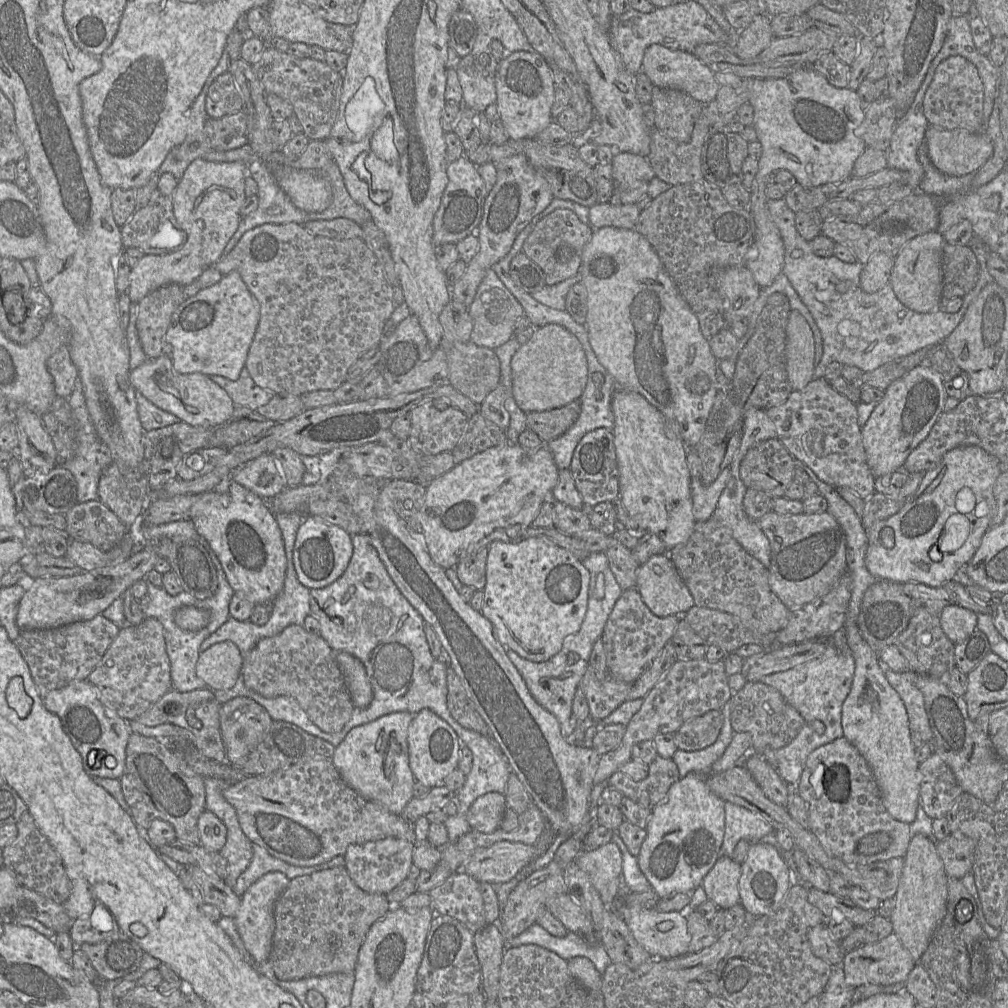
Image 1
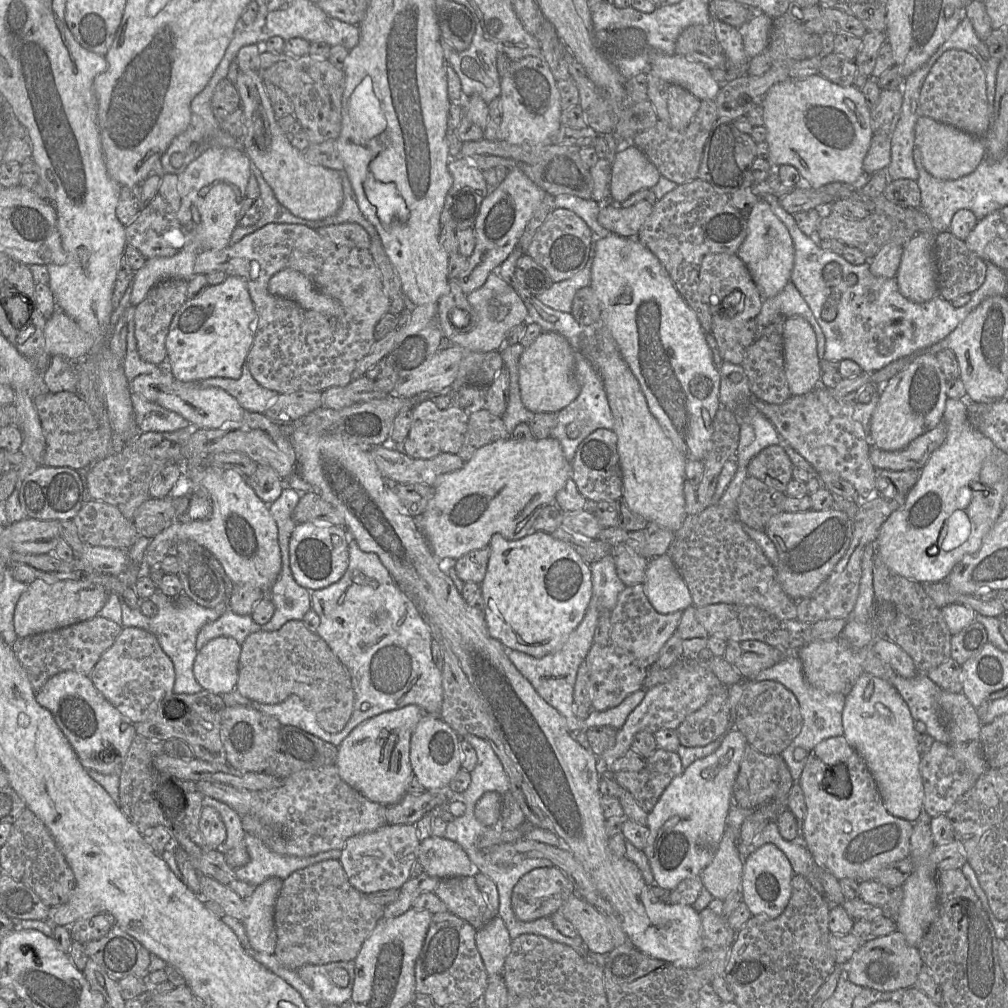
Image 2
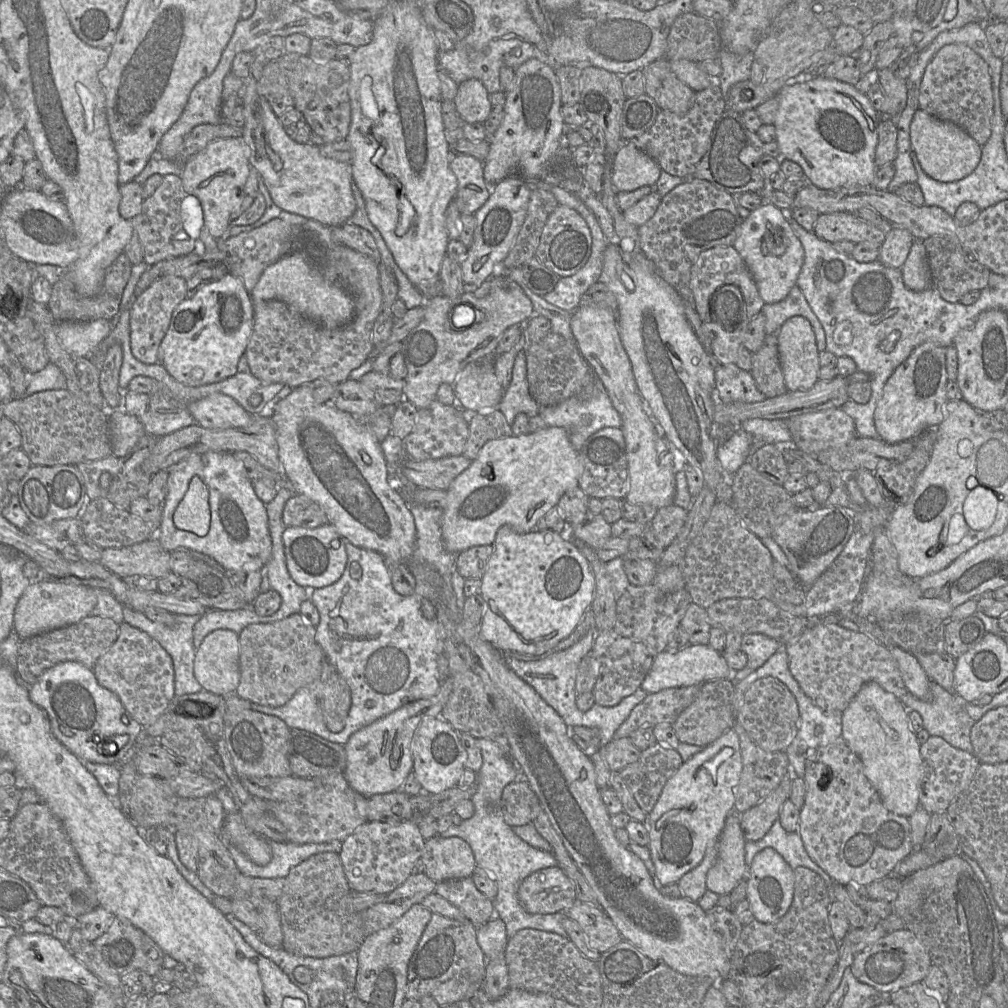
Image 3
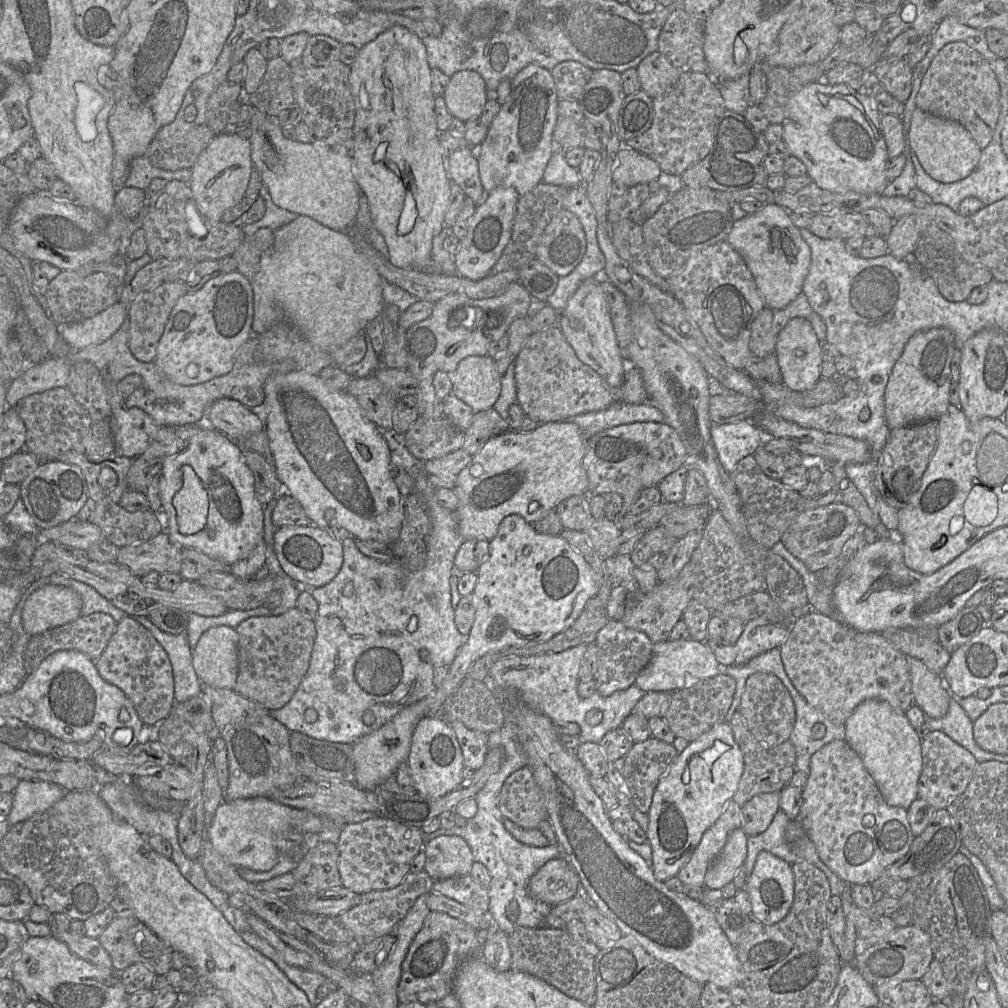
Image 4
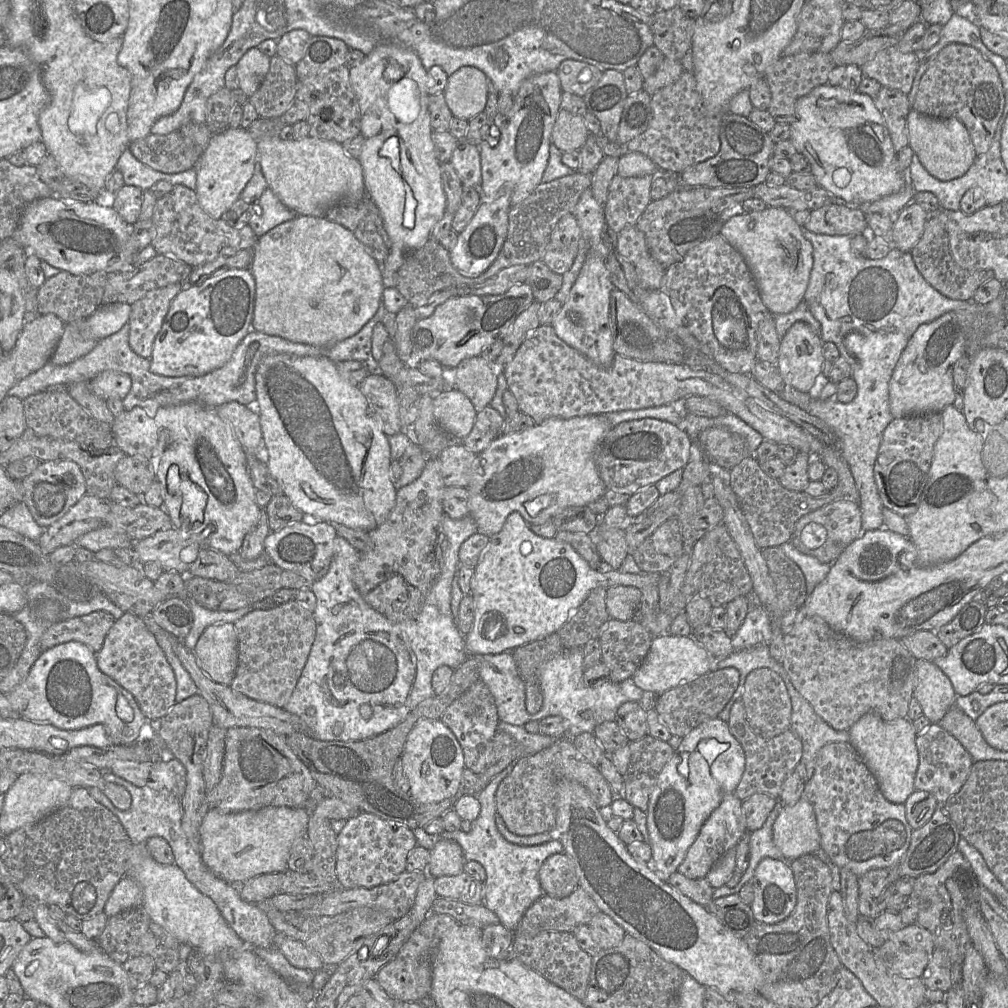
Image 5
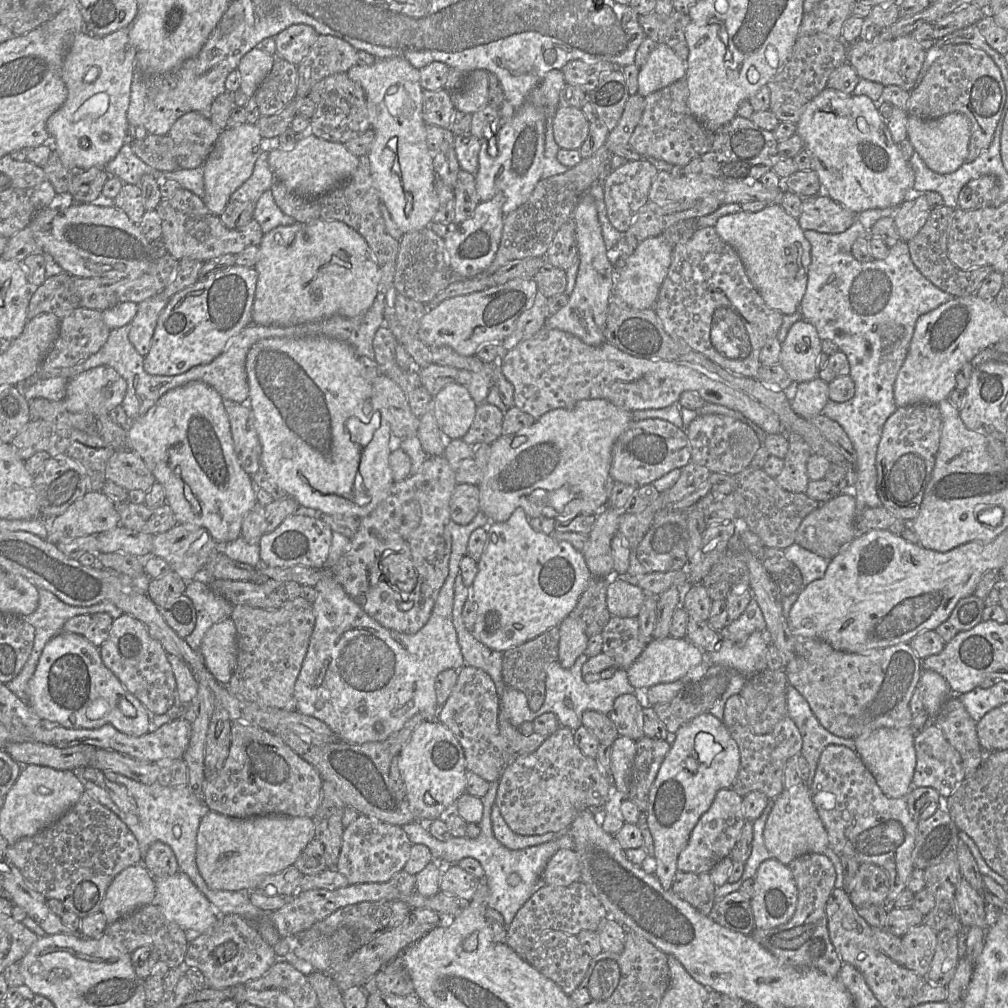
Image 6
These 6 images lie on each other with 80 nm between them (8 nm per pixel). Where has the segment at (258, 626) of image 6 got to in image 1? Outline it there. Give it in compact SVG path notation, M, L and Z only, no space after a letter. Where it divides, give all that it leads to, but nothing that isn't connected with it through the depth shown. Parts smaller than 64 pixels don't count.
M289 625L278 635L259 640L242 658L241 675L248 689L265 698L295 698L309 719L325 733L341 731L355 707L335 651L319 633L310 633L303 625Z

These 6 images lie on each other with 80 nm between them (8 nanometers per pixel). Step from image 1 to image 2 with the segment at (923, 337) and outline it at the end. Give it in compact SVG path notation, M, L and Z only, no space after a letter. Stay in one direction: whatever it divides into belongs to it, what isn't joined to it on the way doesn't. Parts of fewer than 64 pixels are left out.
M763 187L758 194L789 231L794 246L790 281L809 306L825 336L823 359L827 361L849 359L856 362L863 372L873 373L895 360L940 342L984 299L1006 296L1004 271L986 262L985 281L964 306L956 308L939 295L924 303L914 303L901 295L895 277L875 277L870 272L869 261L853 265L841 255L823 250L816 237L809 237L798 228L793 215L781 206L772 192Z

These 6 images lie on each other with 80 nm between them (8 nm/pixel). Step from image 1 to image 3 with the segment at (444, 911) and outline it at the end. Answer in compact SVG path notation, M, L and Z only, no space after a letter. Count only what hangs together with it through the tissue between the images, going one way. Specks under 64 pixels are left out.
M471 877L439 882L434 893L456 906L475 927L495 916L493 901L476 888Z

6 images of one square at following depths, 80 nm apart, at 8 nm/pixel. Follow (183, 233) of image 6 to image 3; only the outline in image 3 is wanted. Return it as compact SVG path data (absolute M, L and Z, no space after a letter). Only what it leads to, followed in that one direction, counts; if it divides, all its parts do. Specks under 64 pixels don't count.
M170 174L163 176L161 185L144 200L141 212L131 219L134 232L137 234L143 248L144 262L152 266L160 261L169 260L189 254L203 255L214 251L219 243L204 225L199 238L175 239L175 235L184 230L182 220L182 202L187 197L179 176Z

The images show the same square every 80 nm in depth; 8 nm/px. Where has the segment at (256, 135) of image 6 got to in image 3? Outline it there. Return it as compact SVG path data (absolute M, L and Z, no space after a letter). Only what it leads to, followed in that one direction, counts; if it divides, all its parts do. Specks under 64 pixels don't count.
M218 138L186 161L179 176L188 196L195 196L202 207L205 226L218 240L226 236L231 227L230 215L239 209L245 195L244 187L250 172L248 149L242 139Z

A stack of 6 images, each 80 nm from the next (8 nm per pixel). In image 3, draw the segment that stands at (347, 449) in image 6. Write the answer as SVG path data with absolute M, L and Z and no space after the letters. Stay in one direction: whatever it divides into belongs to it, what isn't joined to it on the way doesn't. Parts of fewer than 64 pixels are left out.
M291 390L283 398L277 399L273 404L271 419L275 425L276 439L278 444L278 456L283 467L283 474L291 481L297 494L303 494L319 504L325 511L328 524L334 526L336 531L352 544L360 548L373 550L383 556L385 560L395 563L407 564L412 556L416 542L416 528L413 515L401 495L401 492L392 489L388 482L388 471L381 443L364 427L362 427L352 414L336 408L332 403L317 404L306 391Z

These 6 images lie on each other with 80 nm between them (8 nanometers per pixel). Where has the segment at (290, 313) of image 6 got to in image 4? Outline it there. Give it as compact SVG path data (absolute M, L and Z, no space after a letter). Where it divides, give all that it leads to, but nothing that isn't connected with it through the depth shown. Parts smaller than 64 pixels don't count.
M303 215L274 231L273 244L262 255L259 269L250 282L253 288L252 334L265 333L284 314L306 340L326 353L332 353L358 332L366 332L368 323L379 316L384 307L383 278L357 251L350 235Z

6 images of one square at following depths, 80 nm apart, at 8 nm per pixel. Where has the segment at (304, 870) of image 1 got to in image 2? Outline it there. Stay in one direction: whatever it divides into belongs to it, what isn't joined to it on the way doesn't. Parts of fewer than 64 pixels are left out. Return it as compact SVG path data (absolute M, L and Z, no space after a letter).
M245 834L245 845L249 862L234 871L239 880L253 886L258 886L270 877L278 877L284 881L297 870L324 860L339 860L341 855L339 849L328 850L309 857L281 855L272 851L259 837L252 834Z

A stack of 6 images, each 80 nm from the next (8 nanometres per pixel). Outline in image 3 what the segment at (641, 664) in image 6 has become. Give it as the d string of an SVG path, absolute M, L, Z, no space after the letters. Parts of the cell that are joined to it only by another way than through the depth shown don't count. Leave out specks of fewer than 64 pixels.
M687 645L682 650L671 653L662 651L654 657L653 663L640 688L646 693L656 693L667 688L702 685L705 682L731 678L732 671L722 654L707 645Z

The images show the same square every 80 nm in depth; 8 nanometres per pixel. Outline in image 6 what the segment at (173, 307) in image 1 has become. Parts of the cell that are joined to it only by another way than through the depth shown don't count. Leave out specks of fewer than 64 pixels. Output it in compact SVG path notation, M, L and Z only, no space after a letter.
M161 292L138 304L138 311L131 322L128 337L136 351L143 357L149 353L158 317L169 299Z

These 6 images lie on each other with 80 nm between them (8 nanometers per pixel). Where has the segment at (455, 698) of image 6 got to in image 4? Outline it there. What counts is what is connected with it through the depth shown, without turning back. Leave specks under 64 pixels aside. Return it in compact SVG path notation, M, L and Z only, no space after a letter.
M459 721L448 722L455 732L464 757L464 767L477 771L489 751L488 734L467 728Z

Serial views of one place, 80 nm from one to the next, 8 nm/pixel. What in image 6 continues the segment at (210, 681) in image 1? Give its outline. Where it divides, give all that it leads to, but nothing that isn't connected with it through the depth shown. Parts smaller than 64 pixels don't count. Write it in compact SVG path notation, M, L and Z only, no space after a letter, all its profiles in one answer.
M230 618L217 622L208 629L199 653L212 676L220 684L227 685L237 660L237 631Z

